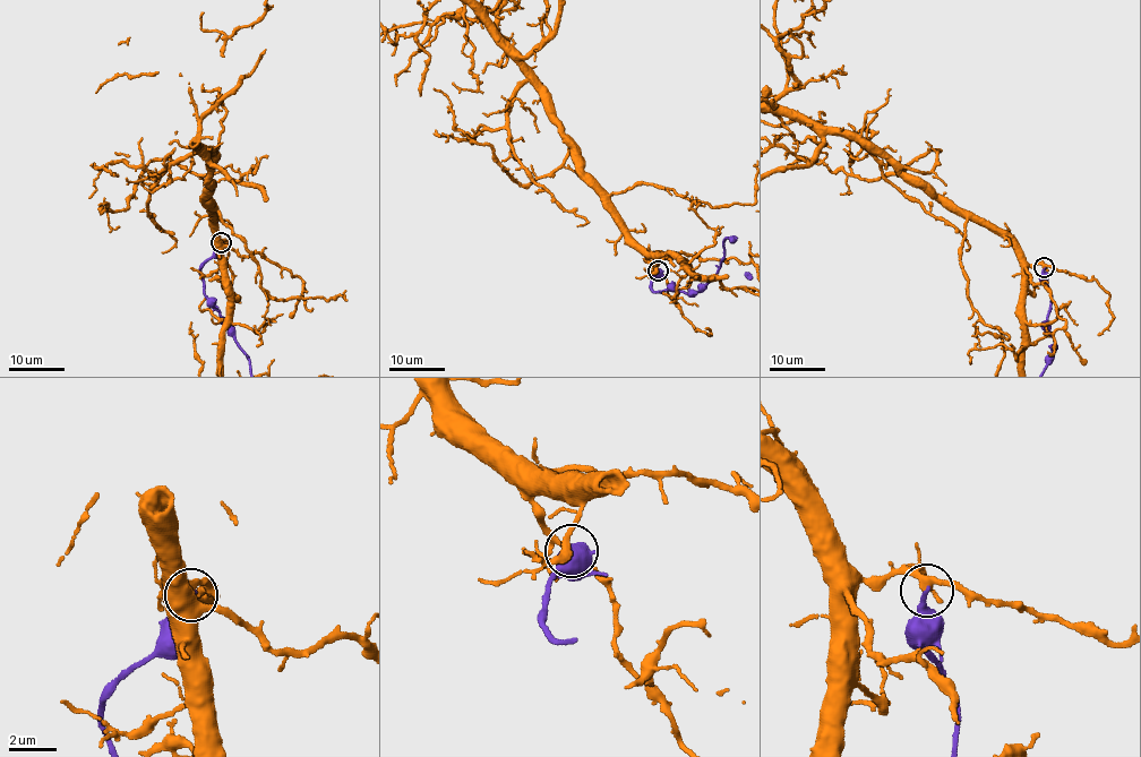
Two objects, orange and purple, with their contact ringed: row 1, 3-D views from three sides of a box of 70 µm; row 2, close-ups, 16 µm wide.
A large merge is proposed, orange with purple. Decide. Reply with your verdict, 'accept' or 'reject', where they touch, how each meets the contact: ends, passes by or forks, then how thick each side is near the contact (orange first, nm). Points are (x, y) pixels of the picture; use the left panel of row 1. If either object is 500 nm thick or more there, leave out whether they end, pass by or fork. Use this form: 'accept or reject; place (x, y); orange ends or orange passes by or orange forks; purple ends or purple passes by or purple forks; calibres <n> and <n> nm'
reject; place (221, 242); orange forks; purple ends; calibres 240 and 220 nm

